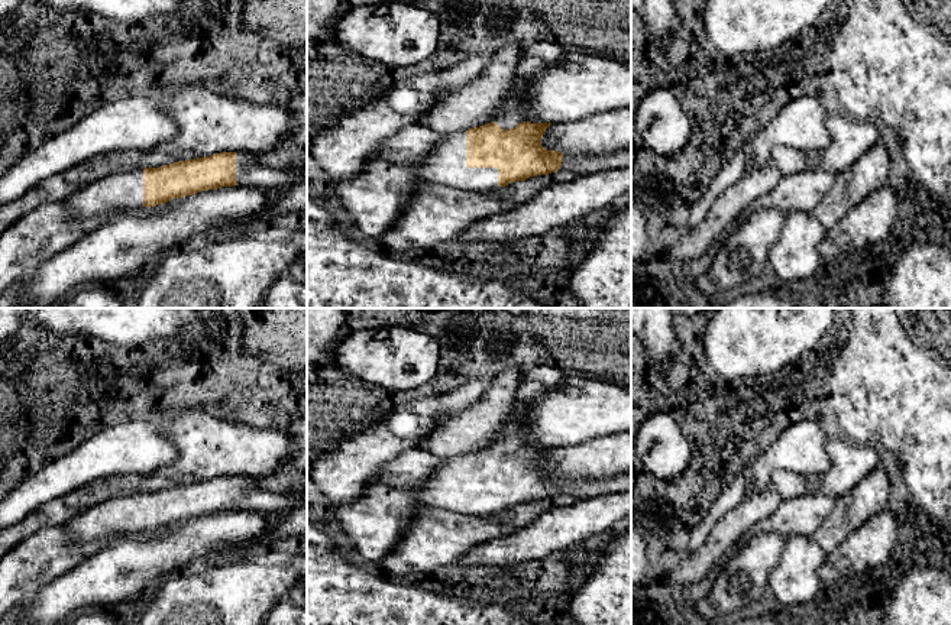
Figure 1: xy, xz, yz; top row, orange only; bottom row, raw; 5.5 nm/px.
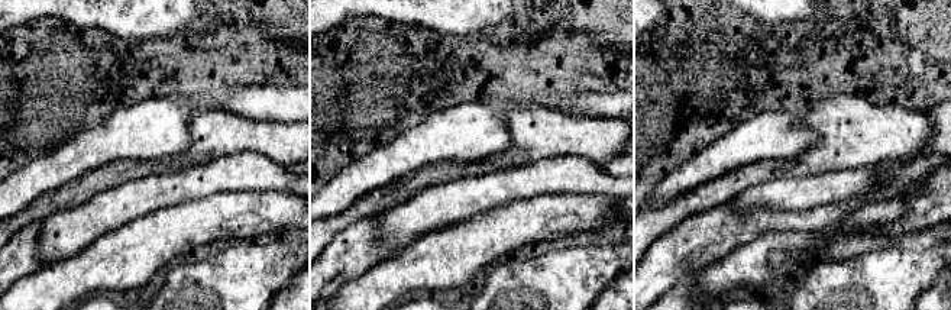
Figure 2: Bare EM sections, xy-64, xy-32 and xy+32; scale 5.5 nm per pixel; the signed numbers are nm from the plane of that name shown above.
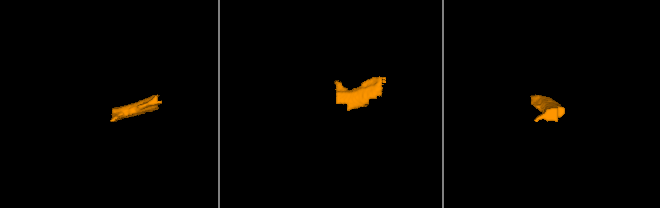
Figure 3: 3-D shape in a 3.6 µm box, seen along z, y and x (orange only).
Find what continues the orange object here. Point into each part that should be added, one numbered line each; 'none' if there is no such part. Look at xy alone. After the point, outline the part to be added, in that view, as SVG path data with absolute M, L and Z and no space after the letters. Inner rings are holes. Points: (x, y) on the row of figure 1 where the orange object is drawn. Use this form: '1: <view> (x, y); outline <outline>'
1: xy (251, 171); outline M250 150L236 152L237 185L281 188L288 185L300 185L305 181L305 171L288 171L282 168L272 168L262 162L261 153Z
2: xy (119, 193); outline M136 168L96 179L67 198L67 218L85 223L143 207L143 169Z

